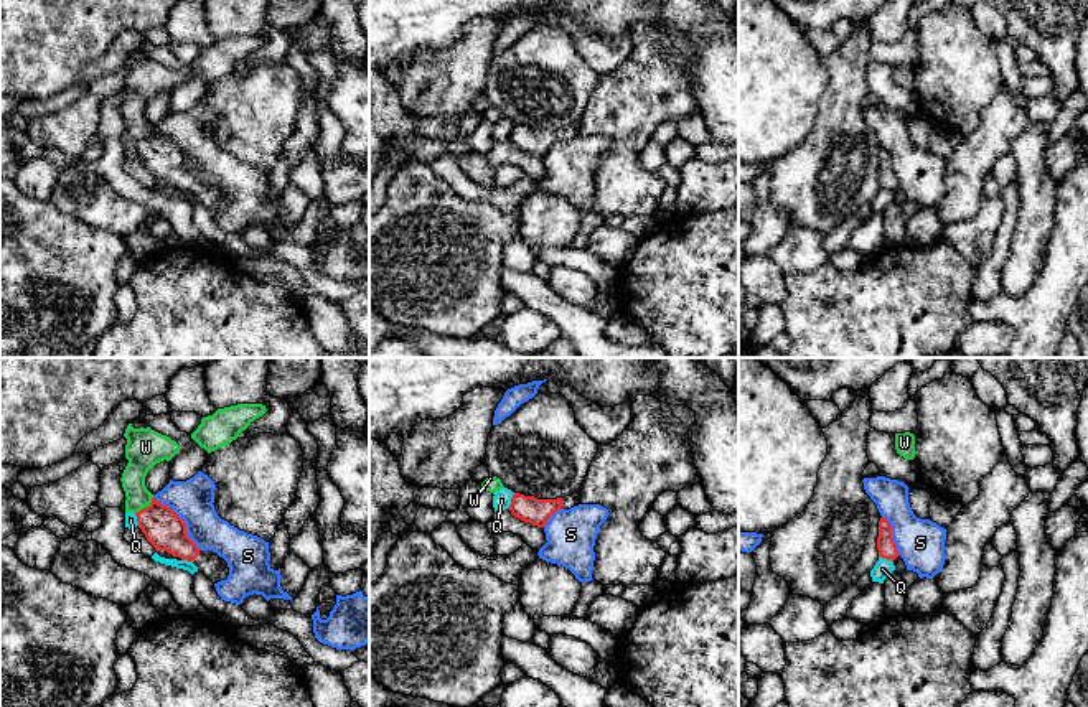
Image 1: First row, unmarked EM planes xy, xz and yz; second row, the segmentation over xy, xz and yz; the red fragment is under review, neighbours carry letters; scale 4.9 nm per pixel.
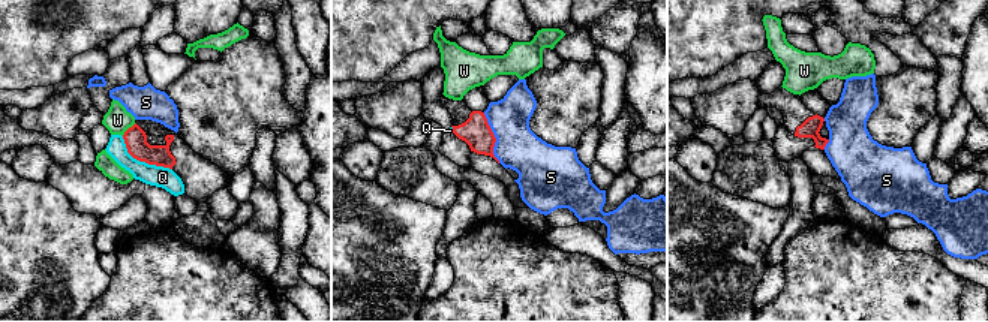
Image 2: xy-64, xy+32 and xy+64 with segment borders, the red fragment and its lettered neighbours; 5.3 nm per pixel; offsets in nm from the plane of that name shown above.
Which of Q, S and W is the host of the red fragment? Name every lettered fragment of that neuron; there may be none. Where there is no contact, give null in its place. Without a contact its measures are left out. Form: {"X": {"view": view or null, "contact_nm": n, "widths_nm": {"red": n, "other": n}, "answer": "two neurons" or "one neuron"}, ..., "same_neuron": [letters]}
{"Q": {"view": "xz", "contact_nm": 90, "widths_nm": {"red": 130, "other": 90}, "answer": "two neurons"}, "S": {"view": "xy", "contact_nm": 360, "widths_nm": {"red": 190, "other": 200}, "answer": "two neurons"}, "W": {"view": "xy", "contact_nm": 130, "widths_nm": {"red": 190, "other": 140}, "answer": "two neurons"}, "same_neuron": []}

